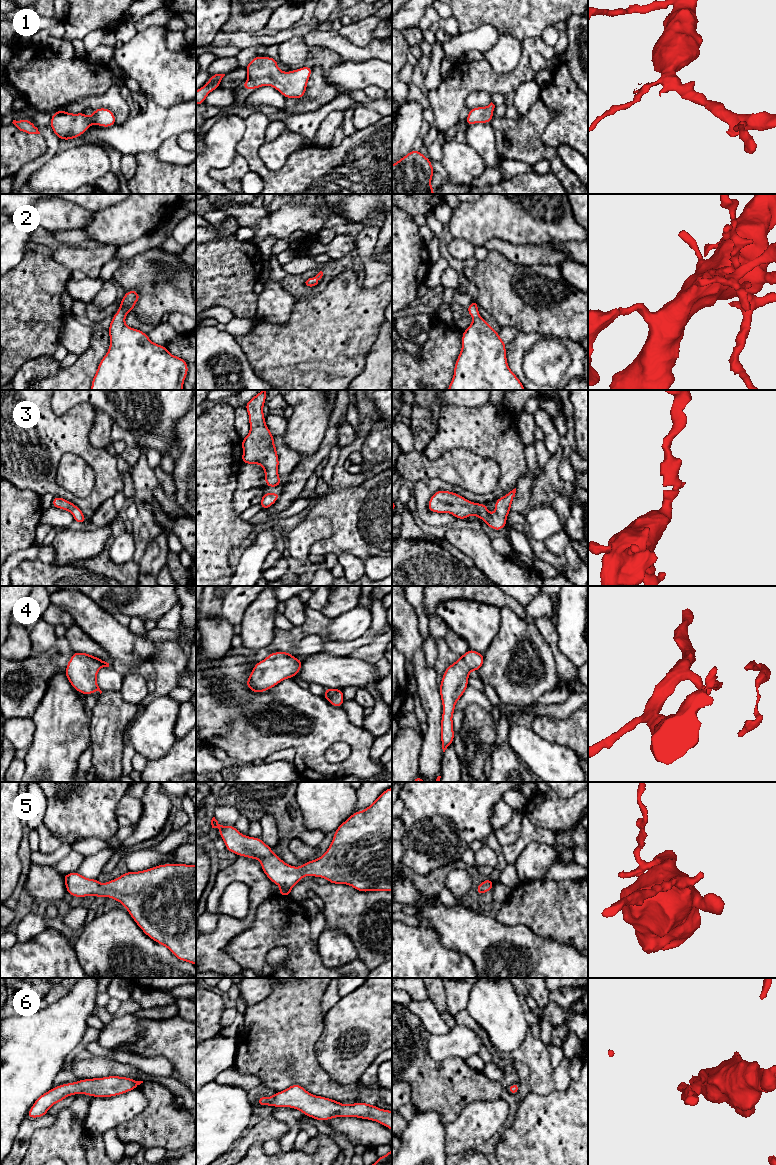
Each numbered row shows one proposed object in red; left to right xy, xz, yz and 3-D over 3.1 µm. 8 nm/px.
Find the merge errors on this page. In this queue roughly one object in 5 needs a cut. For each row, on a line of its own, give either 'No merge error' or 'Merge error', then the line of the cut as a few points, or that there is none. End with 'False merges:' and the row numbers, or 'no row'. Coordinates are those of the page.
1: No merge error. No split
2: No merge error. No split
3: No merge error. No split
4: No merge error. No split
5: No merge error. No split
6: No merge error. No split
False merges: no row

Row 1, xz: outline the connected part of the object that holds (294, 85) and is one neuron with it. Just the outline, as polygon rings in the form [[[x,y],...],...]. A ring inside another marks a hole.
[[[255,56],[244,68],[248,78],[242,85],[243,91],[256,90],[261,86],[272,86],[286,99],[303,98],[312,67],[304,66],[286,73],[278,68],[277,62],[276,58]]]

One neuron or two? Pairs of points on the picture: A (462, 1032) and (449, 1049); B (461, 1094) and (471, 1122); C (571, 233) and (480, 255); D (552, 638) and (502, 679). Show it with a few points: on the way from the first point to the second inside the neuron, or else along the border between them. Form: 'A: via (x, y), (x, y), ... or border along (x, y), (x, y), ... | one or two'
A: via (461, 1036), (453, 1045) | one
B: border along (488, 1100), (470, 1101), (460, 1114), (449, 1122) | two
C: border along (475, 246), (483, 247) | two
D: border along (533, 623), (547, 643), (556, 664) | two

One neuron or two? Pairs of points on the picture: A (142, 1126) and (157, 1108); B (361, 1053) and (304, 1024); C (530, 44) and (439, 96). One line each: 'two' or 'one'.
A: one
B: two
C: one

